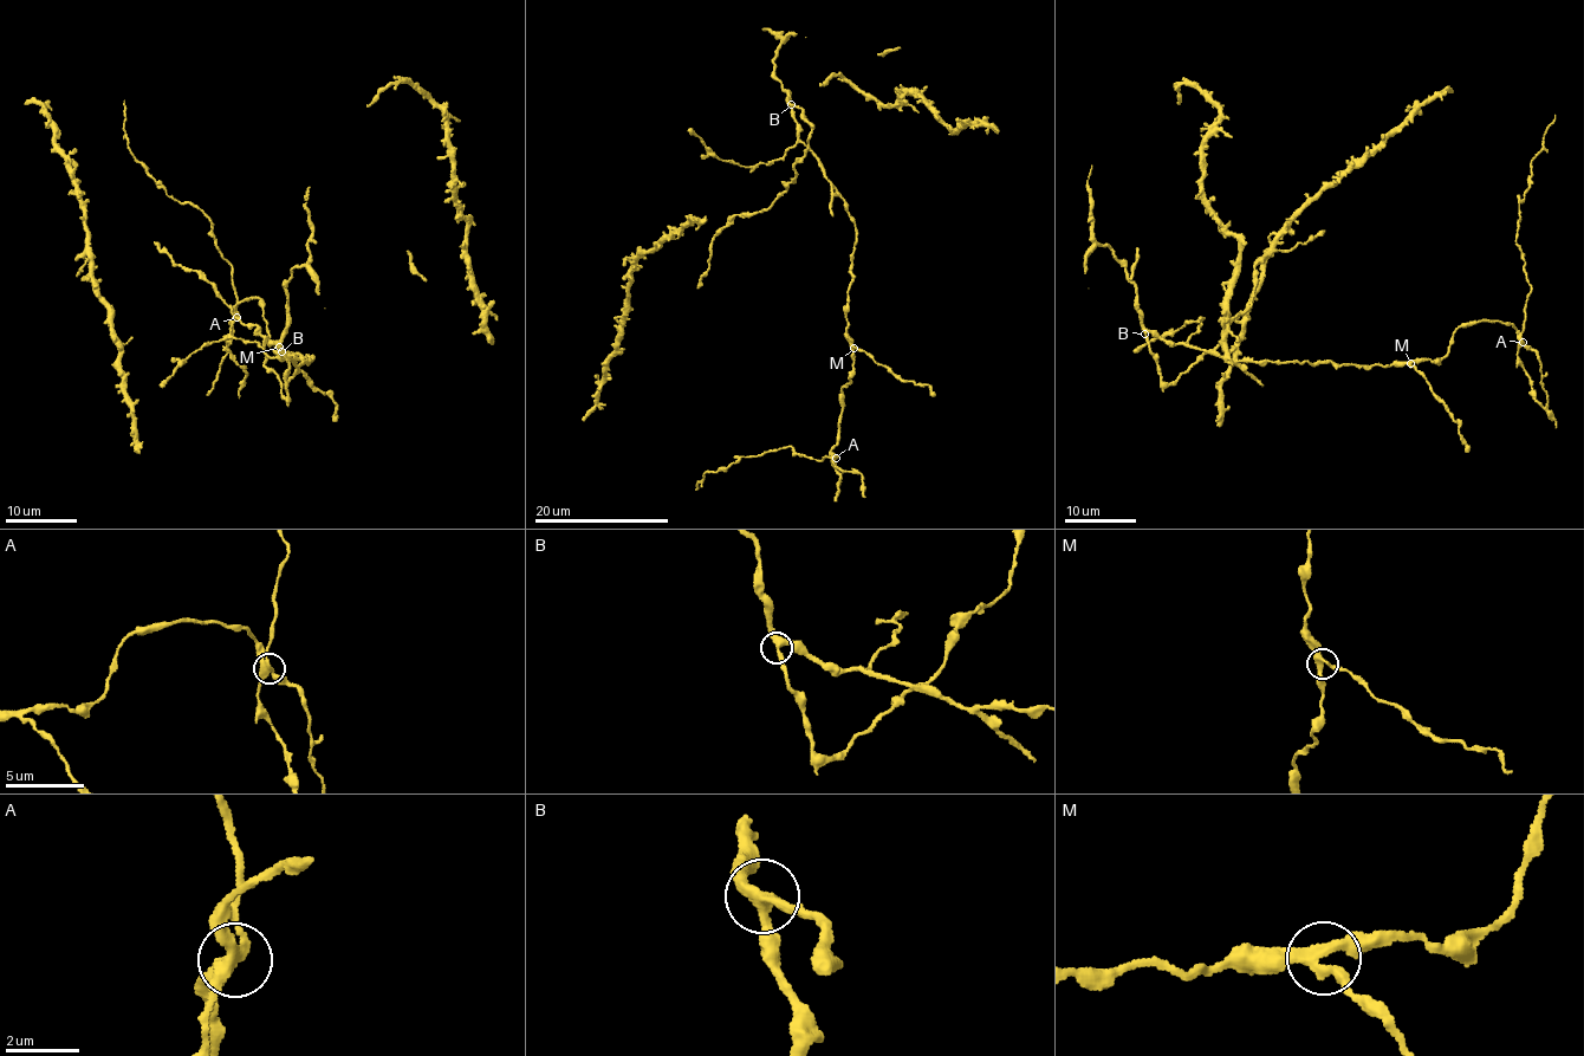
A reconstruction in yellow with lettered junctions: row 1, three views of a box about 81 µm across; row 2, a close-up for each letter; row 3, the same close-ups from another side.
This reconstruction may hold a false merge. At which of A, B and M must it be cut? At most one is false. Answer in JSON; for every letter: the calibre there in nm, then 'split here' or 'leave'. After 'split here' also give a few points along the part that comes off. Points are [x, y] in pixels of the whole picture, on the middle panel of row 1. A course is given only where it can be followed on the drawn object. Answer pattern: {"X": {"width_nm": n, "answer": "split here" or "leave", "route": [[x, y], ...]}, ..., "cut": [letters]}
{"A": {"width_nm": 320, "answer": "split here", "route": [[835, 457], [823, 457], [818, 460], [797, 454], [789, 446], [709, 471], [695, 490]]}, "B": {"width_nm": 320, "answer": "leave"}, "M": {"width_nm": 280, "answer": "leave"}, "cut": ["A"]}

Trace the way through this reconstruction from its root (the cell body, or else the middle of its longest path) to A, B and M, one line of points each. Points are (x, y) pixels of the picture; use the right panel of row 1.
A: (1170, 344), (1192, 344), (1231, 360), (1361, 365), (1439, 361), (1459, 328), (1477, 322), (1510, 322), (1521, 342)
B: (1170, 344), (1150, 331), (1144, 334)
M: (1170, 344), (1192, 344), (1231, 360), (1361, 365), (1410, 363)

